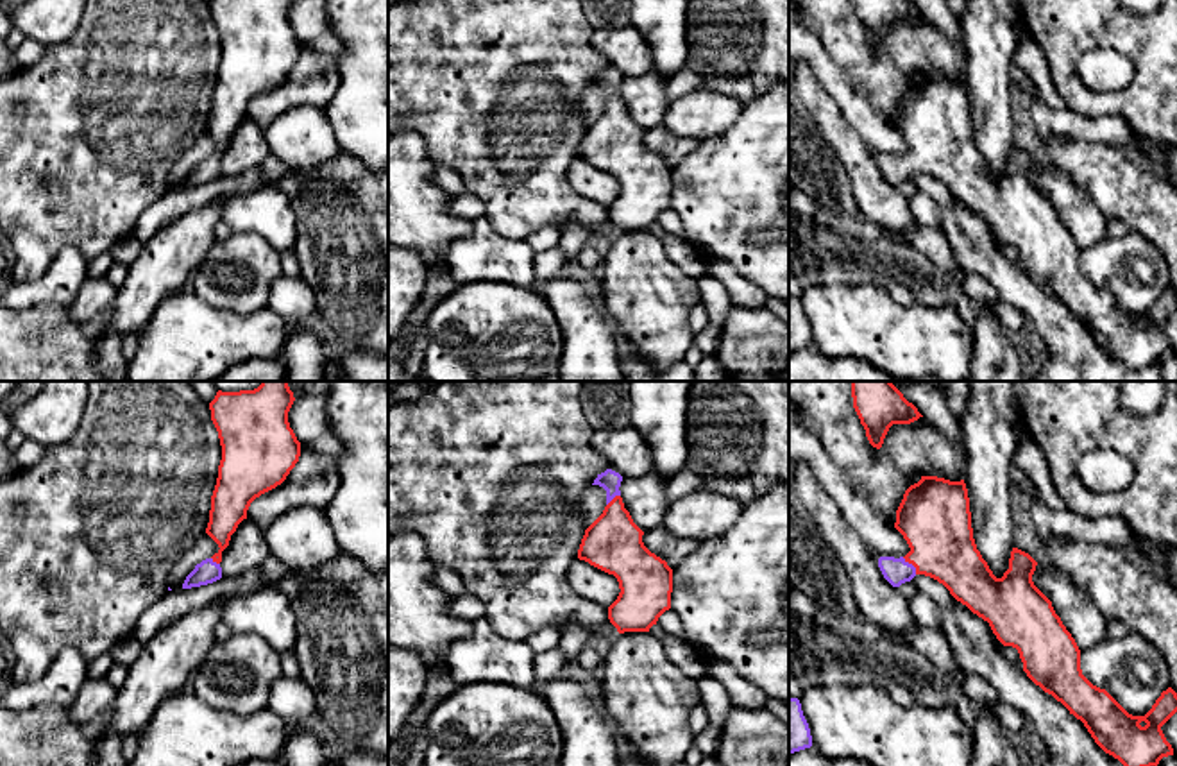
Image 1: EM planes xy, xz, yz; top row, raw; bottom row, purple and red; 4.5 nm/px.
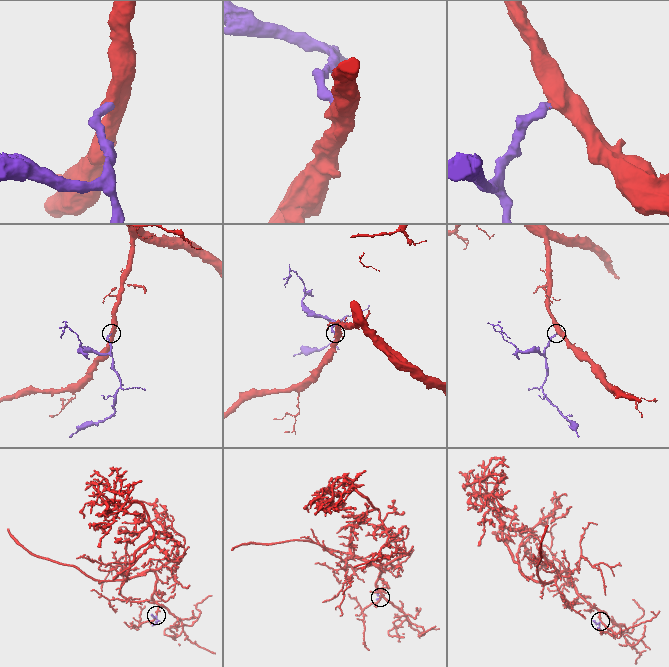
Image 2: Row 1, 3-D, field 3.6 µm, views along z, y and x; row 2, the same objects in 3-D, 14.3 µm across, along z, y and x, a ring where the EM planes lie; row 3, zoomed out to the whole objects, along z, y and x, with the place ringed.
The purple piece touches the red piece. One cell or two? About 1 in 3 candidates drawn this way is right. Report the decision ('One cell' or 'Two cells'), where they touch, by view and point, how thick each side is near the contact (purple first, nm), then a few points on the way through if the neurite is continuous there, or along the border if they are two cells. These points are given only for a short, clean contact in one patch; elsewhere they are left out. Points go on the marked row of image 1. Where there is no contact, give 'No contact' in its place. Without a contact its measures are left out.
One cell. Touches purple at yz (911, 564). Thickness 120 nm (purple) against 320 nm. Path across: yz (897, 571), (911, 564), (934, 541), (934, 518)

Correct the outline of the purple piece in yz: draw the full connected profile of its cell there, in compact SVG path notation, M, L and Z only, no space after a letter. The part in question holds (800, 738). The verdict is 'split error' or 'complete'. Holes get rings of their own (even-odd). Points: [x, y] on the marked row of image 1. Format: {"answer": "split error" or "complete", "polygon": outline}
{"answer": "complete", "polygon": "M789 698L789 753L812 746L809 723L798 698Z"}

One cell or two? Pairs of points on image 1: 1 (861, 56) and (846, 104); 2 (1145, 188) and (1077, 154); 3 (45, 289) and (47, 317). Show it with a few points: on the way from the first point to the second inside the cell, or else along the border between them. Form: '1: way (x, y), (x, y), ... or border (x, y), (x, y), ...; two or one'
1: border (827, 52), (839, 74), (879, 119); two
2: way (1129, 188), (1124, 188), (1109, 174), (1093, 167); one
3: border (67, 306), (31, 305), (18, 310); two

